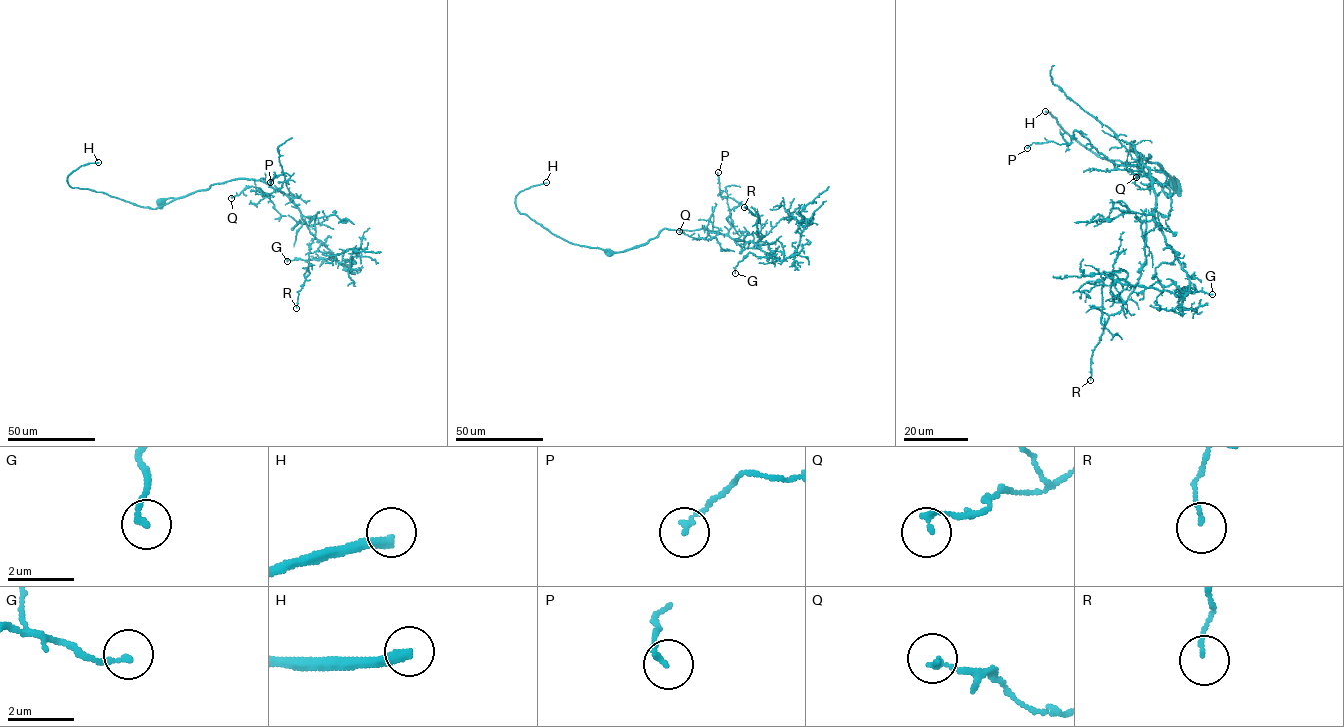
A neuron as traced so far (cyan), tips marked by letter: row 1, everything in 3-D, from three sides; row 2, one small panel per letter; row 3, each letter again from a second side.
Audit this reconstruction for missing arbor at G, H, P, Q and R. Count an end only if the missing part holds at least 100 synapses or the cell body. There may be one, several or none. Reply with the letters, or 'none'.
H

